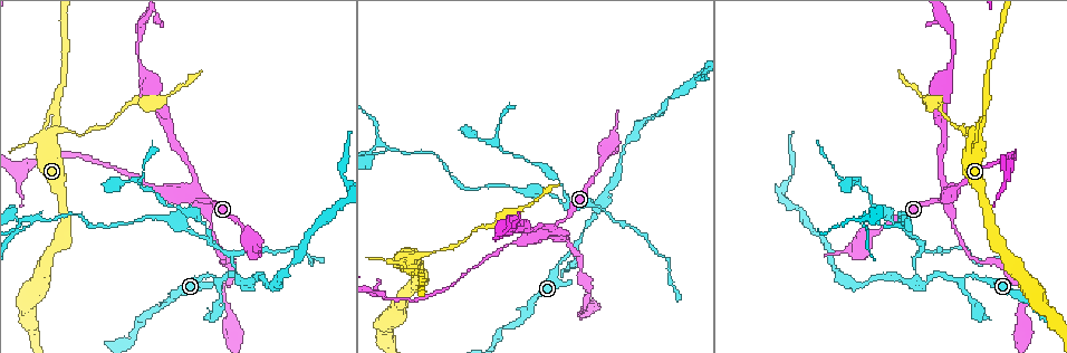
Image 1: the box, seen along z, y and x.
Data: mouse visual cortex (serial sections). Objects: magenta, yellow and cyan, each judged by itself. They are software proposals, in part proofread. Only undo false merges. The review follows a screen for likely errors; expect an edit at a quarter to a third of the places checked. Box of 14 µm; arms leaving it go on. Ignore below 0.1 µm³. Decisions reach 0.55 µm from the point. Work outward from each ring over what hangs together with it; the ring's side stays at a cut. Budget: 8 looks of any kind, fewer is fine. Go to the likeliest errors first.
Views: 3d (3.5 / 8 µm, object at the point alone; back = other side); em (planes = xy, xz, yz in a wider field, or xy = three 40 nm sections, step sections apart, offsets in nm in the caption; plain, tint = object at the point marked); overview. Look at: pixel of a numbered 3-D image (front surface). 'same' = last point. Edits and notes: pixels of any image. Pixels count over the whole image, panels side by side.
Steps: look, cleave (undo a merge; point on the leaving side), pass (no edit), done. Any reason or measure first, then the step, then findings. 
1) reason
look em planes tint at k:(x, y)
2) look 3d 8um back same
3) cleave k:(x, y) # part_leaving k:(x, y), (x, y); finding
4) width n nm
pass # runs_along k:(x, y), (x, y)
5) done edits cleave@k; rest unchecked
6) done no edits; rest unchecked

arms part here
look 3d 8um at 1:(238, 281)

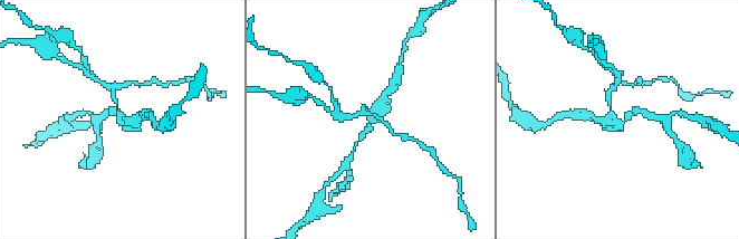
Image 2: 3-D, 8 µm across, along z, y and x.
look 3d 3.5um at 2:(123, 122)

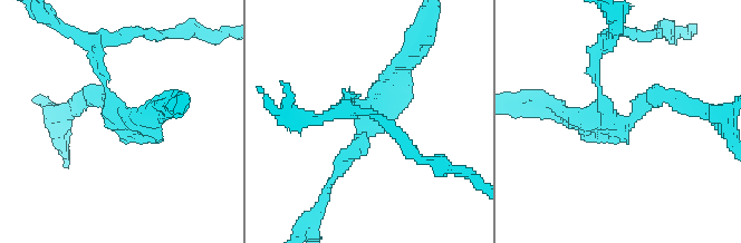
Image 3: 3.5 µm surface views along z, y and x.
now the EM
look em xy step 1 tint at 3:(364, 117)

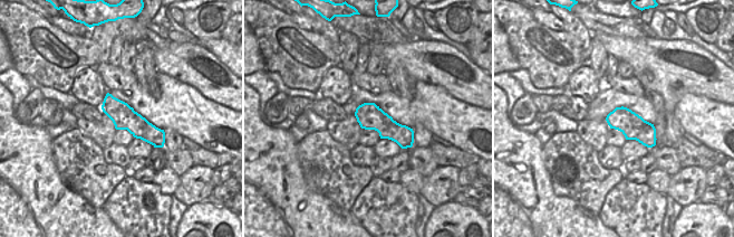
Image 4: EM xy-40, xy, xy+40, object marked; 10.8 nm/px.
cleave 3:(596, 51) # part_leaving 3:(598, 85), (596, 50), (618, 27); two cells meet here

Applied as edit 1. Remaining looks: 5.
see it whole again
look overview

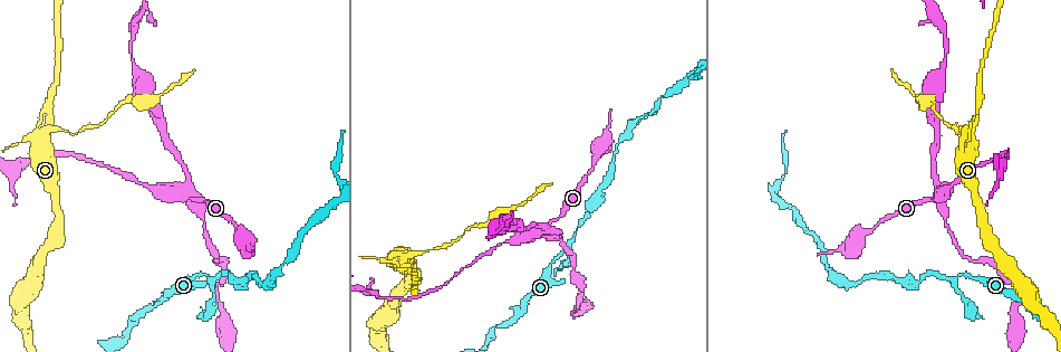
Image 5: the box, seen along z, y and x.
thin neck
look 3d 3.5um at 5:(538, 231)

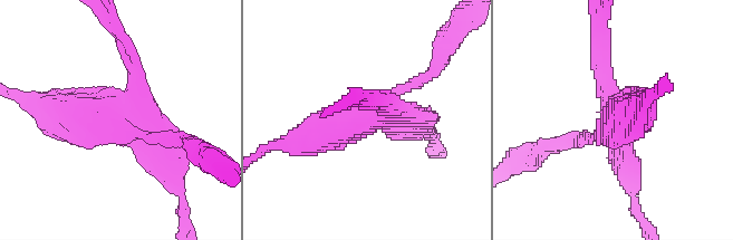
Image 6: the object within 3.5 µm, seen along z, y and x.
arms 4; arm_widths 200, 200, 300, 500 nm
look em xy step 3 tint at 6:(372, 119)

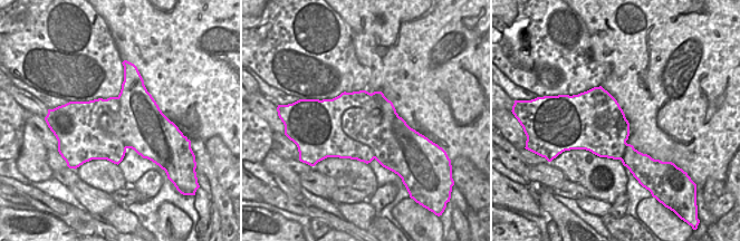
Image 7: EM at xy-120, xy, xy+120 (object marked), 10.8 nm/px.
width 750 nm
cleave 6:(418, 109) # part_leaving 6:(126, 108), (137, 77), (113, 22); a second cell is stuck on

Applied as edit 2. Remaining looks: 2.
done edits cleave@3, cleave@6; rest unchecked

